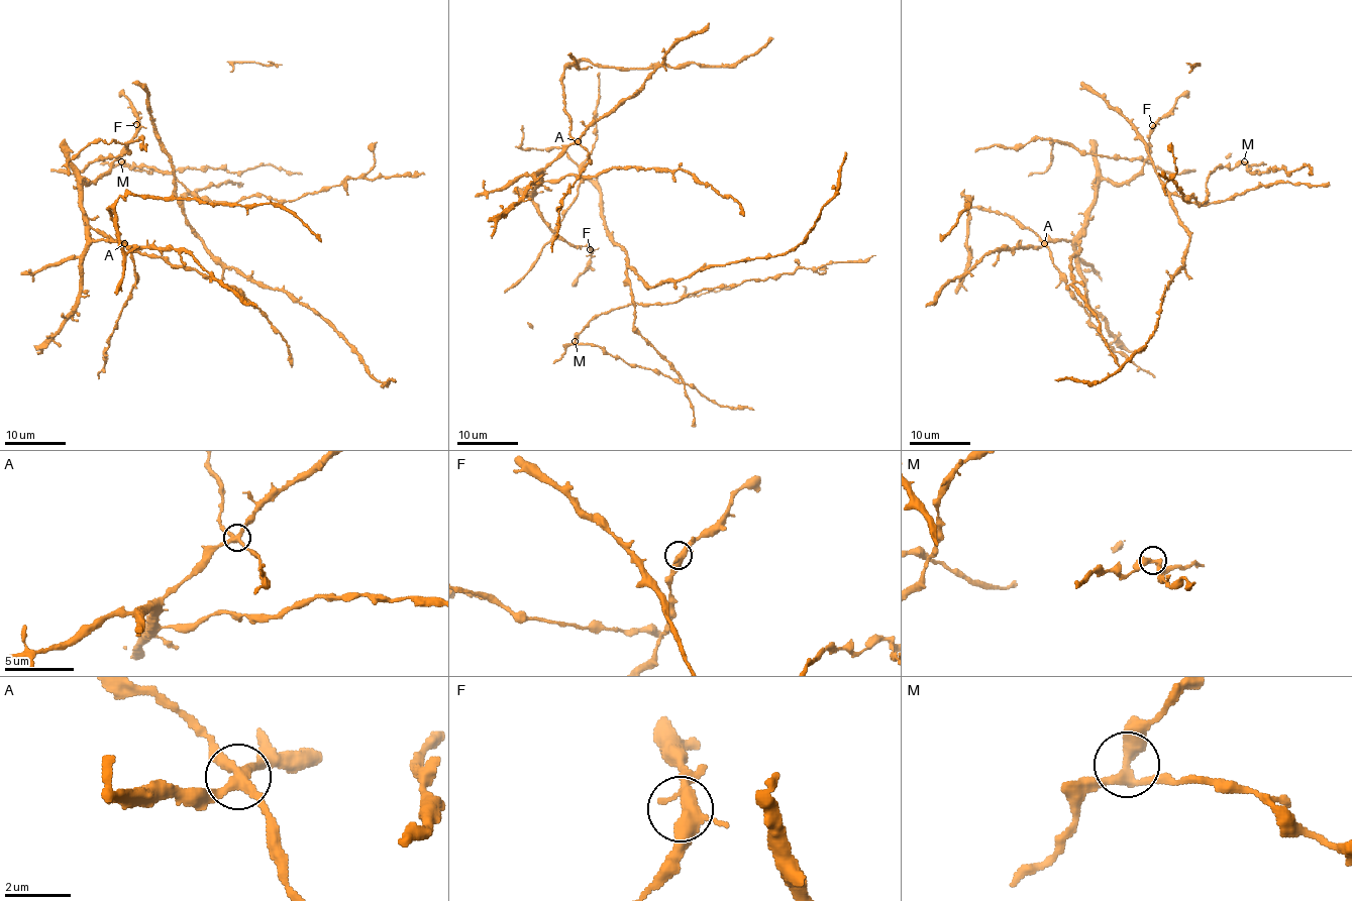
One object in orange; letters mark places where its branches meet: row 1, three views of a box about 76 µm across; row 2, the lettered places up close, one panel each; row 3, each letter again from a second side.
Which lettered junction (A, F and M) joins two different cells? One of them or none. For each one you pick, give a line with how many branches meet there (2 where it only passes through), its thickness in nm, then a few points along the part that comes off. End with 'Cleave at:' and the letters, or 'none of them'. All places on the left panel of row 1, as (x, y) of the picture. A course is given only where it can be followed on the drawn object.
Cleave at: none of them

